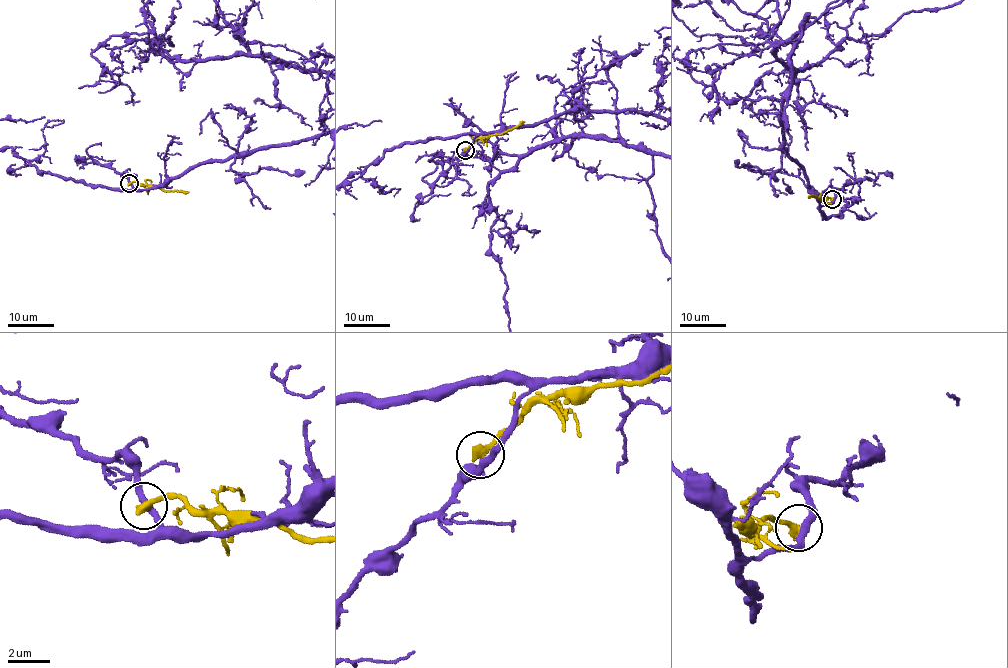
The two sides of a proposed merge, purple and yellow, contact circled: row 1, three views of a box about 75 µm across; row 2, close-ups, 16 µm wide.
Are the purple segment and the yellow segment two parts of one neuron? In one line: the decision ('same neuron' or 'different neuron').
different neuron

